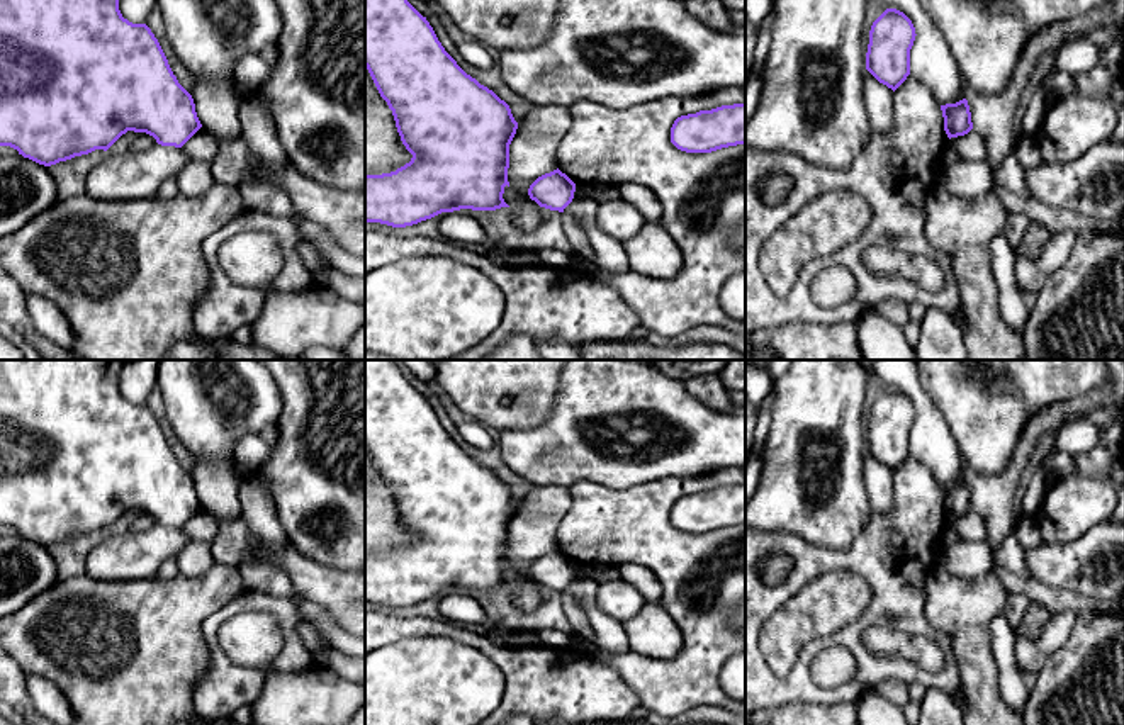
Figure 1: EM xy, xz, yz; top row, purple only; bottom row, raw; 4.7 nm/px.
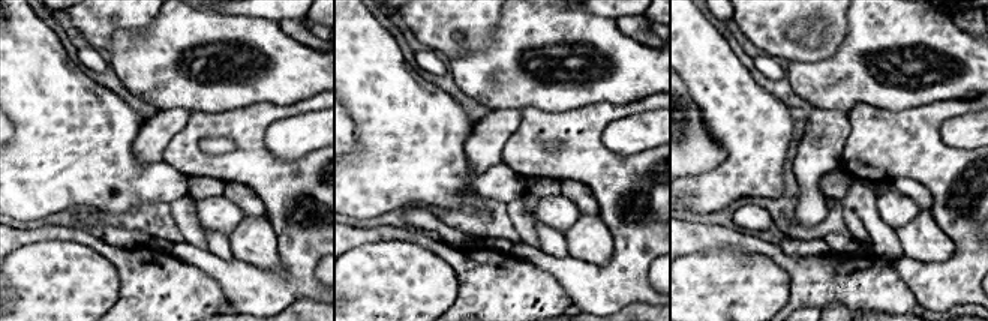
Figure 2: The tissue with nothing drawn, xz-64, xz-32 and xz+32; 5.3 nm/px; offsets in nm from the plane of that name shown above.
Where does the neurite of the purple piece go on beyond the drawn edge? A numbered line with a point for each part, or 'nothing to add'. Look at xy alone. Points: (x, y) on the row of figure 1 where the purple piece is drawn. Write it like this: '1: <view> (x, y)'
nothing to add

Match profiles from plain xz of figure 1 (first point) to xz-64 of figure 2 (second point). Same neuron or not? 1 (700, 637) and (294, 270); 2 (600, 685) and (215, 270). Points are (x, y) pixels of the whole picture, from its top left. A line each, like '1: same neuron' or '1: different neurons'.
1: same neuron
2: different neurons

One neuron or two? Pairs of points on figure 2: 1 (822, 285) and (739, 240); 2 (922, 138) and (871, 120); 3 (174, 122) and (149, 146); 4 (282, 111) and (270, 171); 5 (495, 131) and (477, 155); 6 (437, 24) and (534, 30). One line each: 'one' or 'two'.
1: one
2: one
3: one
4: one
5: one
6: two

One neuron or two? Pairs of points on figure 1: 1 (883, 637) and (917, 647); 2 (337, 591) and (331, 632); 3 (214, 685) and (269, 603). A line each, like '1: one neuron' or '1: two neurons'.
1: one neuron
2: two neurons
3: one neuron

